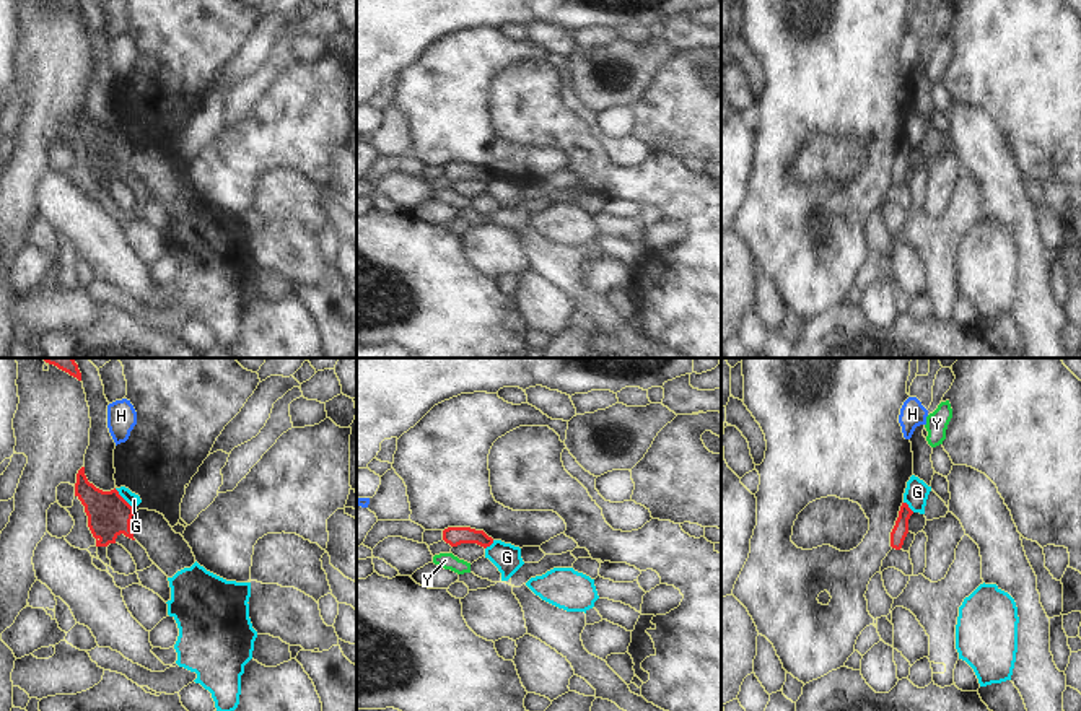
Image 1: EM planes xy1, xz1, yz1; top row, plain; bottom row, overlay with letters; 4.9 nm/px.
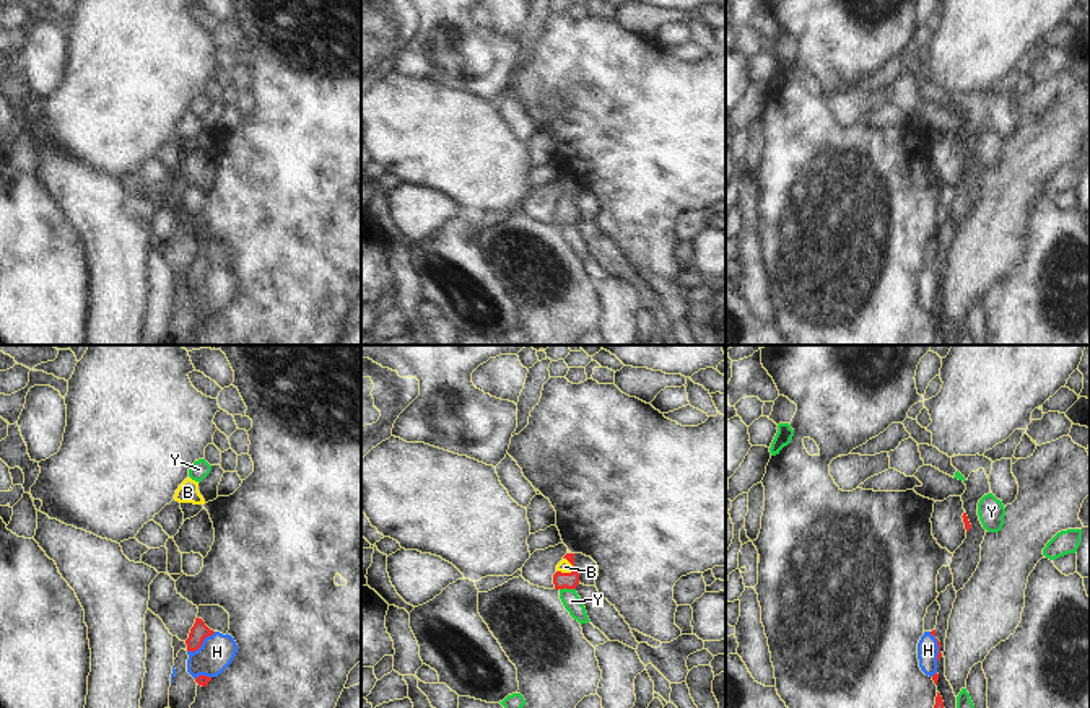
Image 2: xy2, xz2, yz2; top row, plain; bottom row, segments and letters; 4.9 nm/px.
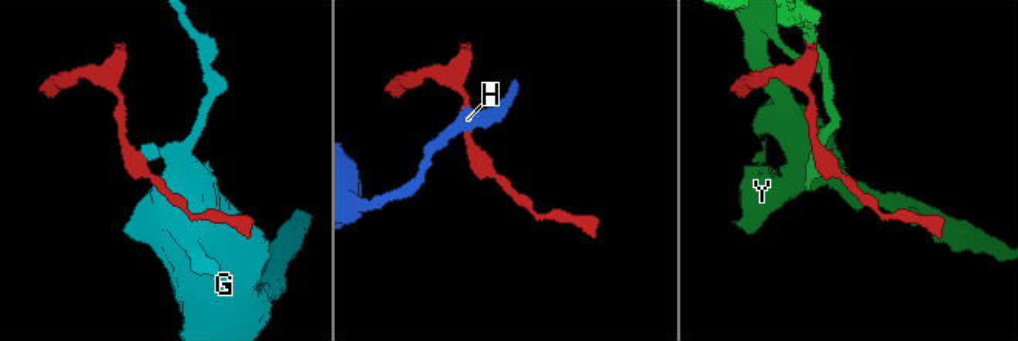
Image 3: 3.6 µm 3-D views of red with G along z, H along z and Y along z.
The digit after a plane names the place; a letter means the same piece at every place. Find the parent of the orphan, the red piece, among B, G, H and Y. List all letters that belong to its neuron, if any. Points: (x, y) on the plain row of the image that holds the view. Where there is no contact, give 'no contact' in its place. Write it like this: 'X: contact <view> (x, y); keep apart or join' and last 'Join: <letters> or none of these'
B: contact xz2 (571, 199); join
G: contact xy1 (124, 135); keep apart
H: contact xy2 (202, 277); keep apart
Y: contact xz2 (566, 223); keep apart
Join: B

